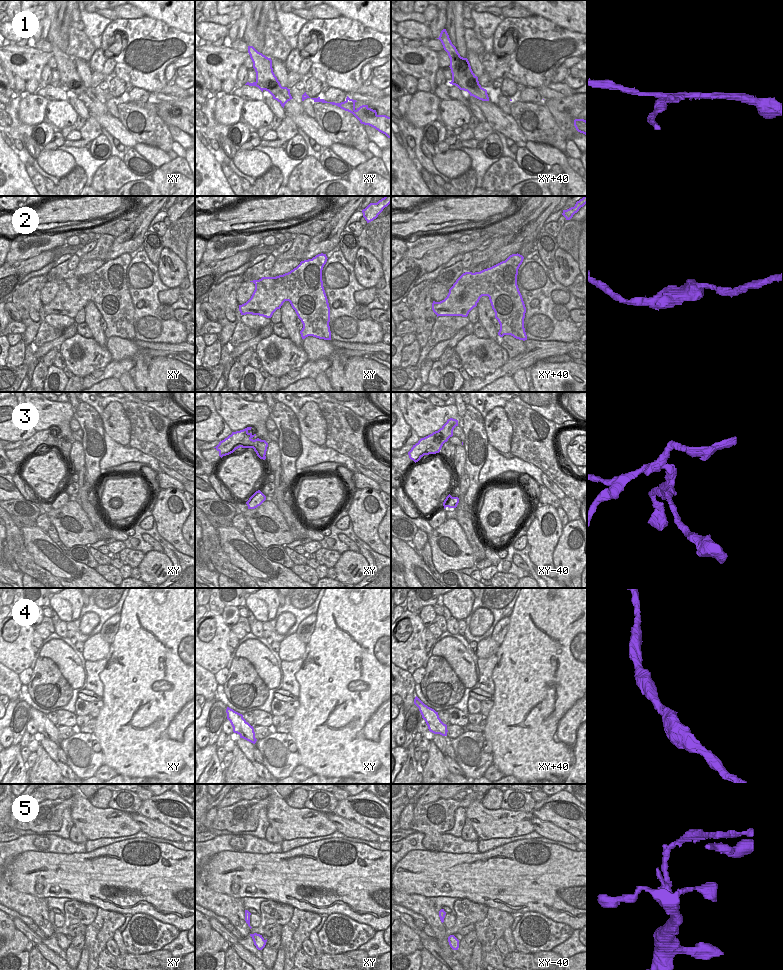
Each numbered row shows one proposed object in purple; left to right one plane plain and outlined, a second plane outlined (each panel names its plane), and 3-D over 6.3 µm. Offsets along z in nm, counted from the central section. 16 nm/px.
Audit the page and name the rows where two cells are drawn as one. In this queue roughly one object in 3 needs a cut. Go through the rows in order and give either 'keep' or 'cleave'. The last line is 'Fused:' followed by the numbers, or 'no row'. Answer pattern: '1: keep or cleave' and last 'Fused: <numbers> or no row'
1: cleave
2: keep
3: cleave
4: keep
5: cleave
Fused: 1, 3, 5

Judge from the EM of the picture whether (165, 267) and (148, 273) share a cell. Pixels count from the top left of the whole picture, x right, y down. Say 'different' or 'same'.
different

